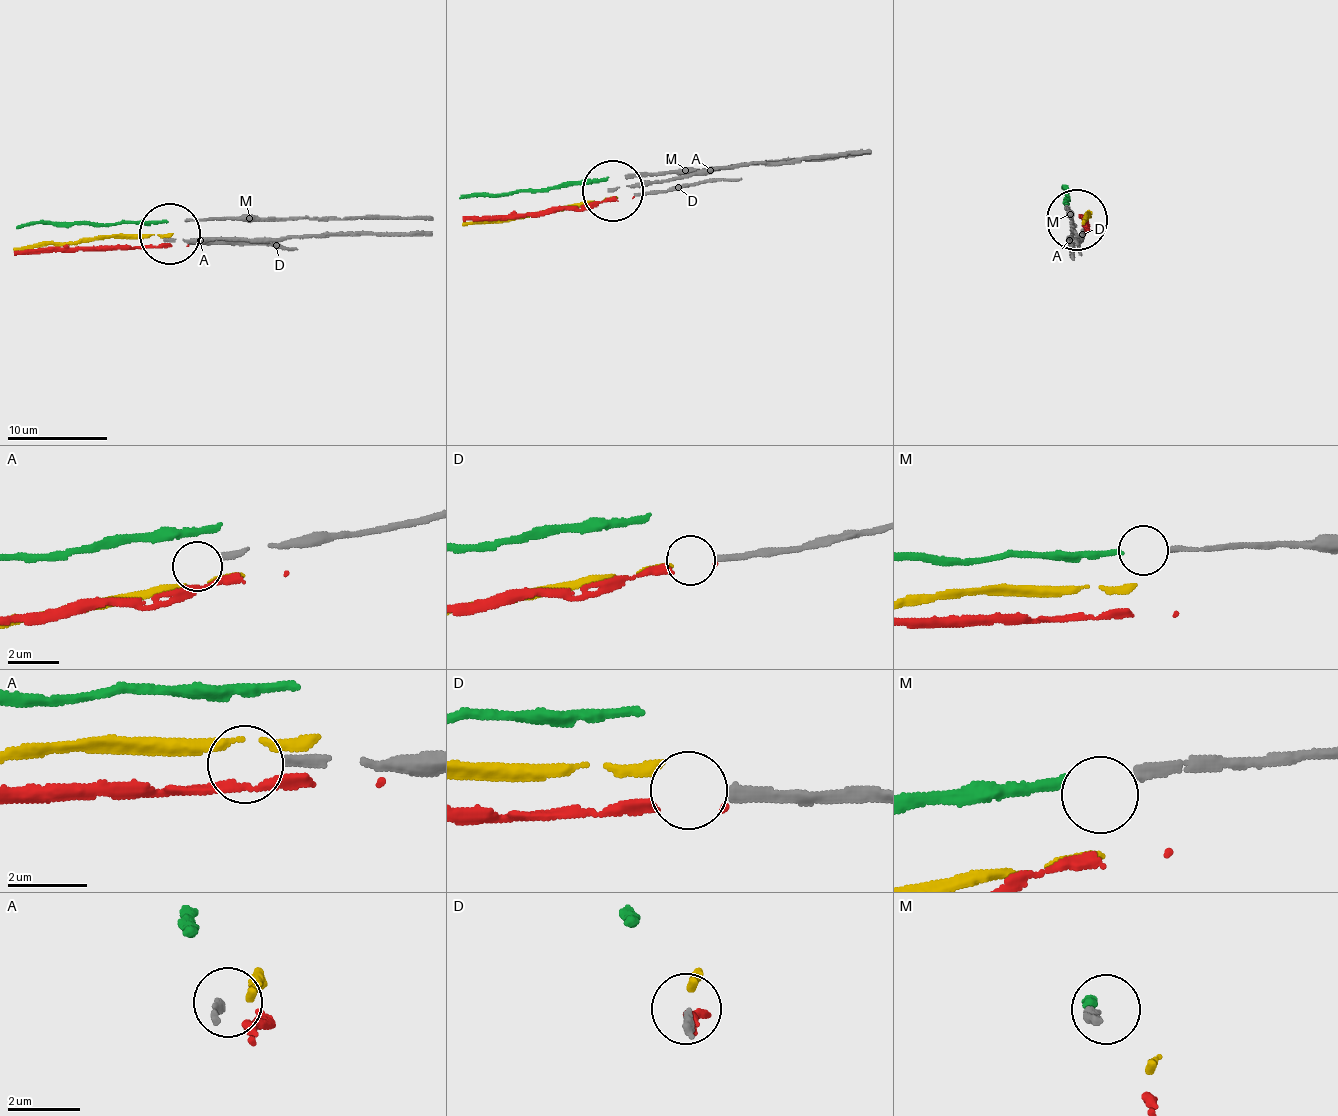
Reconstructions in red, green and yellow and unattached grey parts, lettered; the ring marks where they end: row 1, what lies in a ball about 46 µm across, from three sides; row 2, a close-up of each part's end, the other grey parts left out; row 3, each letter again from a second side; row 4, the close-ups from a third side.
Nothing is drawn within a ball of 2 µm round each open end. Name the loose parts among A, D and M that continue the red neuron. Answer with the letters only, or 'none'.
none

